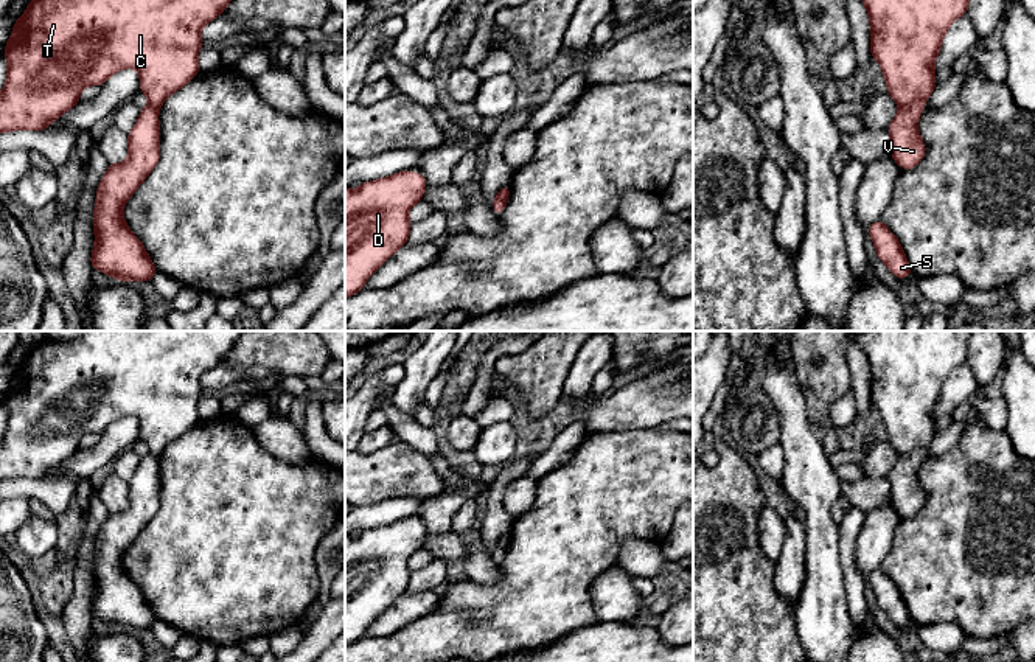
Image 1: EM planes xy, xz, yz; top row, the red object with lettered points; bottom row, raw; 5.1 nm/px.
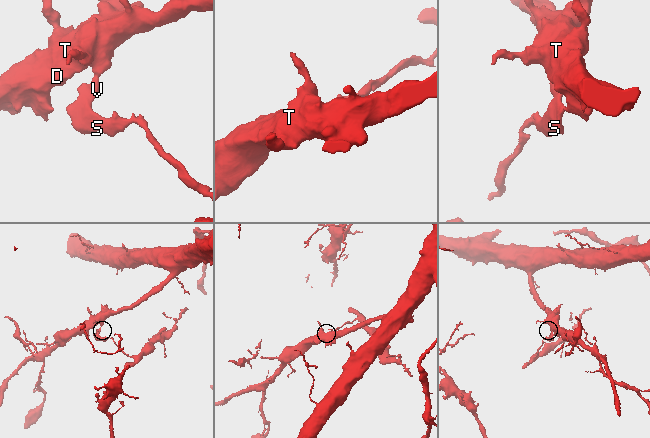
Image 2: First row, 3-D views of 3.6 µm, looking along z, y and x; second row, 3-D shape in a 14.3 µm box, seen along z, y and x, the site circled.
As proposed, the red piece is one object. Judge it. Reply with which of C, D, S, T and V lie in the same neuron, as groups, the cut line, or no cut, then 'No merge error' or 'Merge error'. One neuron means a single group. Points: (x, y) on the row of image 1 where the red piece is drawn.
Groups: C D T / S V. Split along yz (923, 101), (914, 101), (900, 109). Merge error

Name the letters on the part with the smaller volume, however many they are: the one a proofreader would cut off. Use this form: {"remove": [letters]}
{"remove": ["S", "V"]}

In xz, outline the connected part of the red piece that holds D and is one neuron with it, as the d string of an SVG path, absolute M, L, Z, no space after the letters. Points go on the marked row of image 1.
M399 171L390 177L365 182L356 190L345 188L345 298L362 291L365 281L381 264L384 264L398 249L407 244L412 222L409 210L423 199L427 180L412 171Z

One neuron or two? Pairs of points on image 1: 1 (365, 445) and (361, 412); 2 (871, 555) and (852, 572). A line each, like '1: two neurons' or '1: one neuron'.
1: two neurons
2: two neurons

